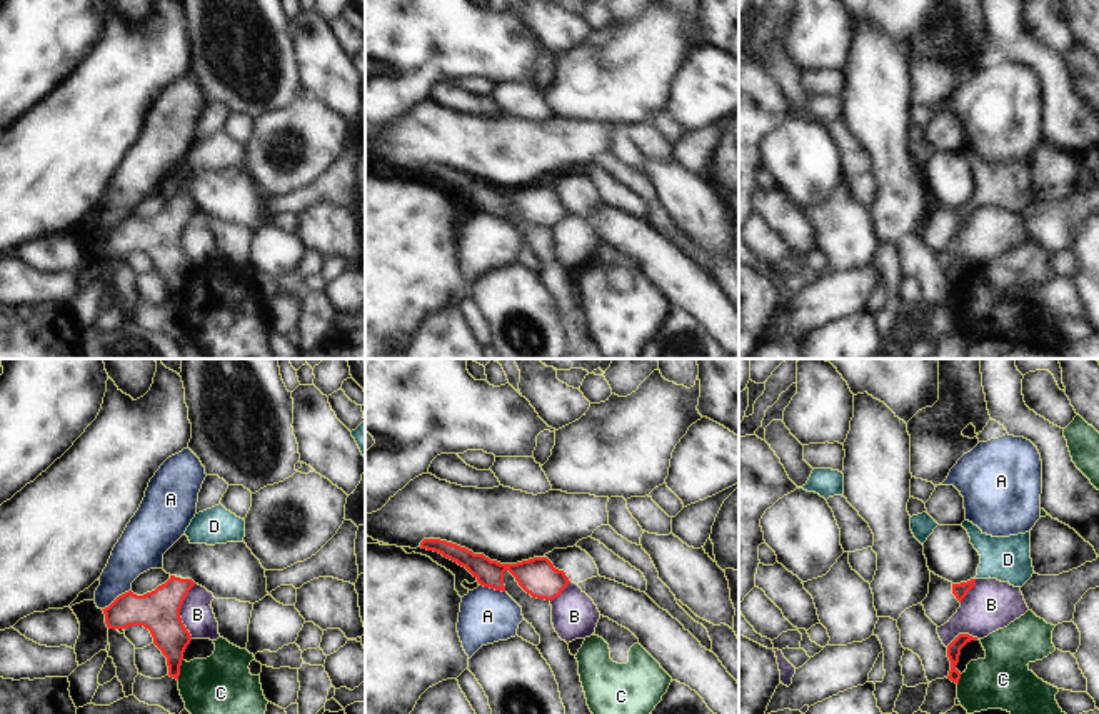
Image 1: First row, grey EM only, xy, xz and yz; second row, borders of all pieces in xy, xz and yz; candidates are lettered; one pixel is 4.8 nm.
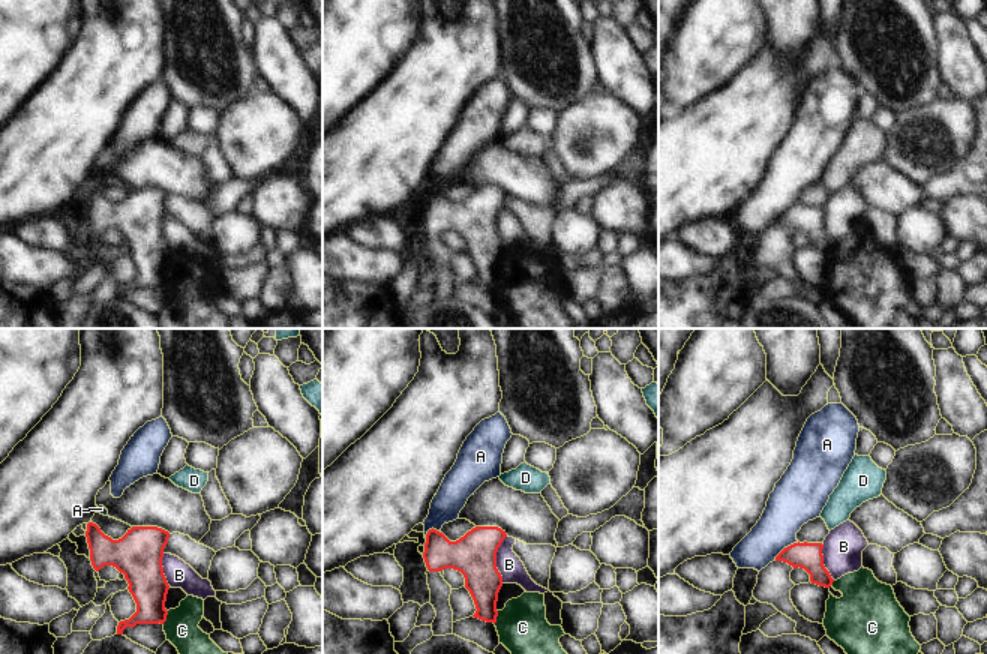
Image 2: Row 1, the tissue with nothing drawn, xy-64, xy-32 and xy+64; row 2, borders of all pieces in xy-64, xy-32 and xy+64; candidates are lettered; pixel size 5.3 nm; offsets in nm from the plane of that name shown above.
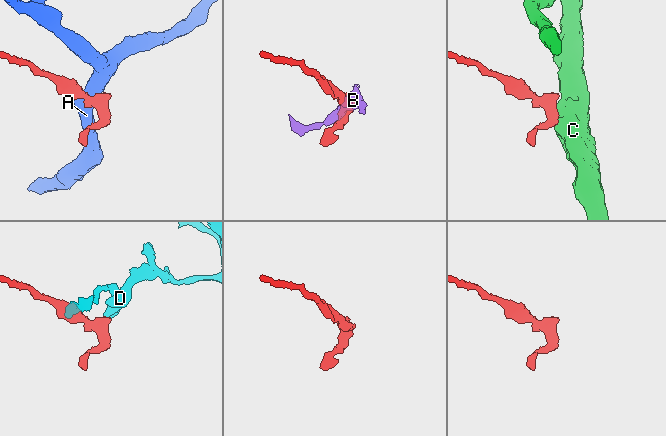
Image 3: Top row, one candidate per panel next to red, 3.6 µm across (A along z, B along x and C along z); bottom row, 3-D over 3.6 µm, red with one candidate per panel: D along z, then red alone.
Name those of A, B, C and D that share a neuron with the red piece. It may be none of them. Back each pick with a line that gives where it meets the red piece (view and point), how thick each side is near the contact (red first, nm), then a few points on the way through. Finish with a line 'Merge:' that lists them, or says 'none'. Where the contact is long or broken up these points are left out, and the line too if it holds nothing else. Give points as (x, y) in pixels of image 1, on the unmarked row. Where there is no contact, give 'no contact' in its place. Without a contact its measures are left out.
D: no contact
Merge: D

